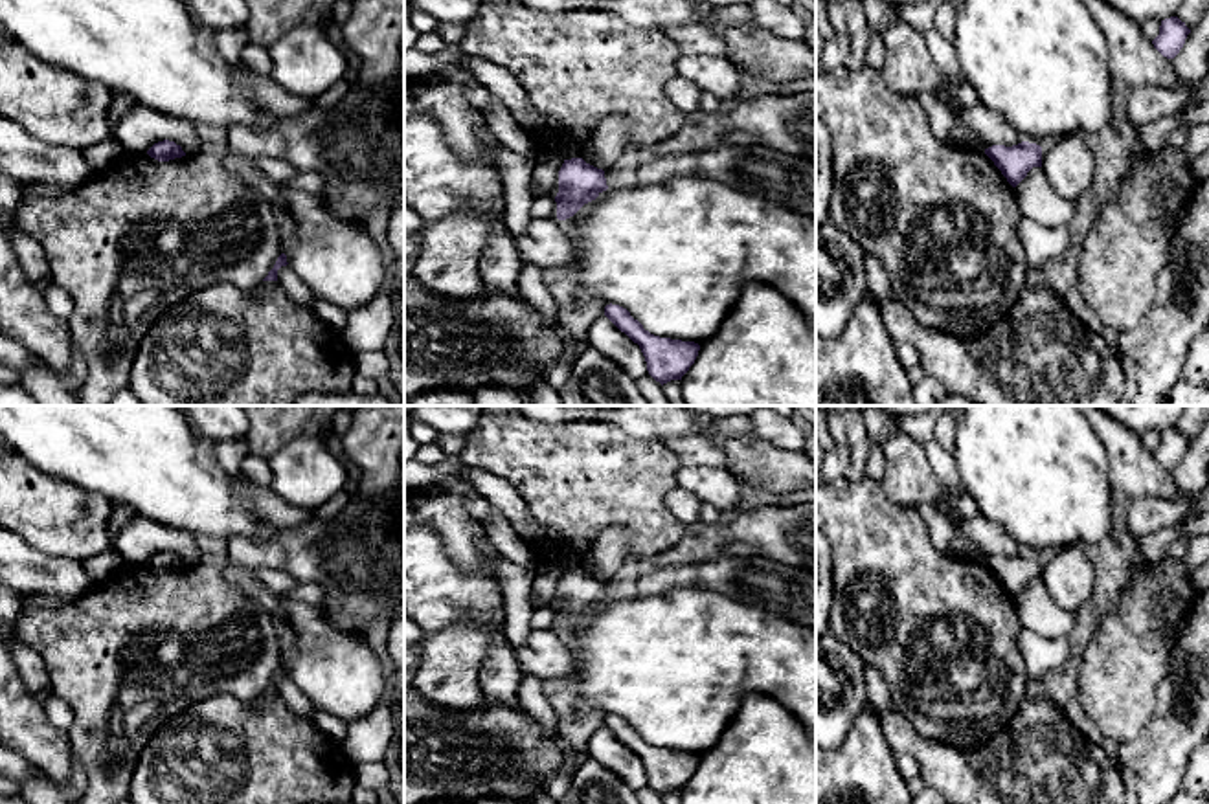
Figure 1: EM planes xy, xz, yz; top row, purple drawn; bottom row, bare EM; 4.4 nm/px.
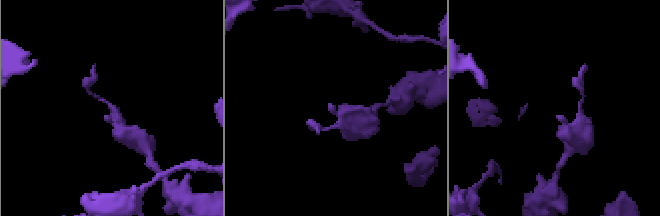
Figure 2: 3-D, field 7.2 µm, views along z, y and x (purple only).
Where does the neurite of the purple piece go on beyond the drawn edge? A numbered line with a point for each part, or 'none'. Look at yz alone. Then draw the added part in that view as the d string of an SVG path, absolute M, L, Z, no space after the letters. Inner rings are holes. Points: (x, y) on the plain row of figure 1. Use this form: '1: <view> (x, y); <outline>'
none

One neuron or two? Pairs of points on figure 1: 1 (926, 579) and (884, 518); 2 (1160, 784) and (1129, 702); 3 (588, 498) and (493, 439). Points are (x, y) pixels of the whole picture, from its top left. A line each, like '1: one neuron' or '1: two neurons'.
1: one neuron
2: two neurons
3: one neuron

